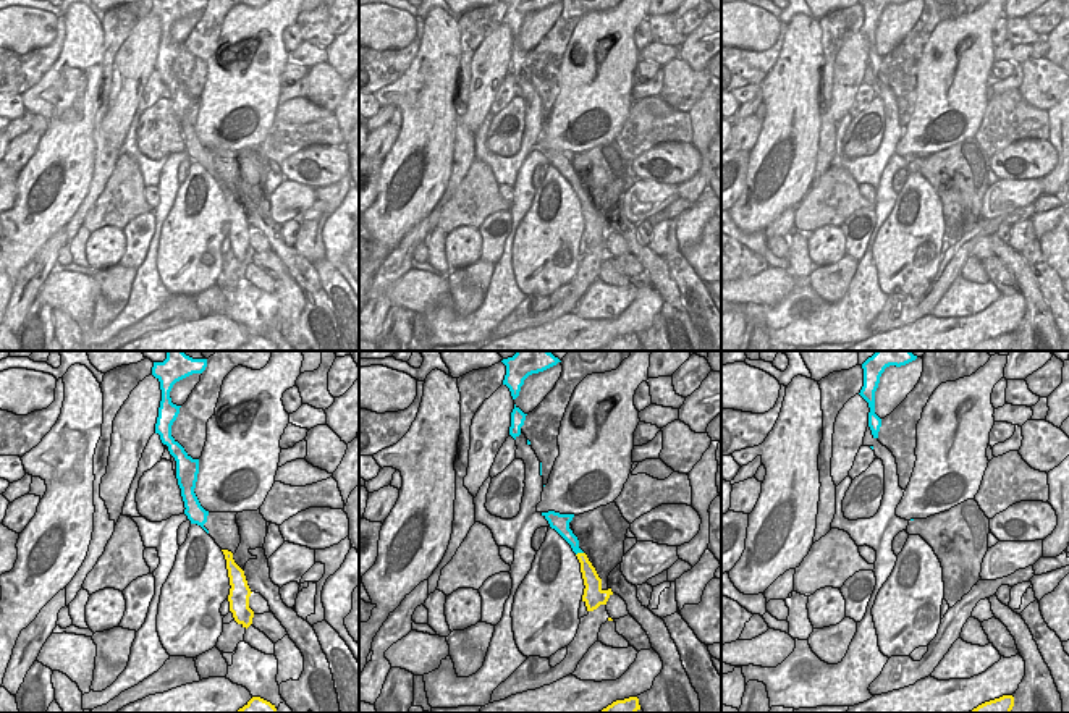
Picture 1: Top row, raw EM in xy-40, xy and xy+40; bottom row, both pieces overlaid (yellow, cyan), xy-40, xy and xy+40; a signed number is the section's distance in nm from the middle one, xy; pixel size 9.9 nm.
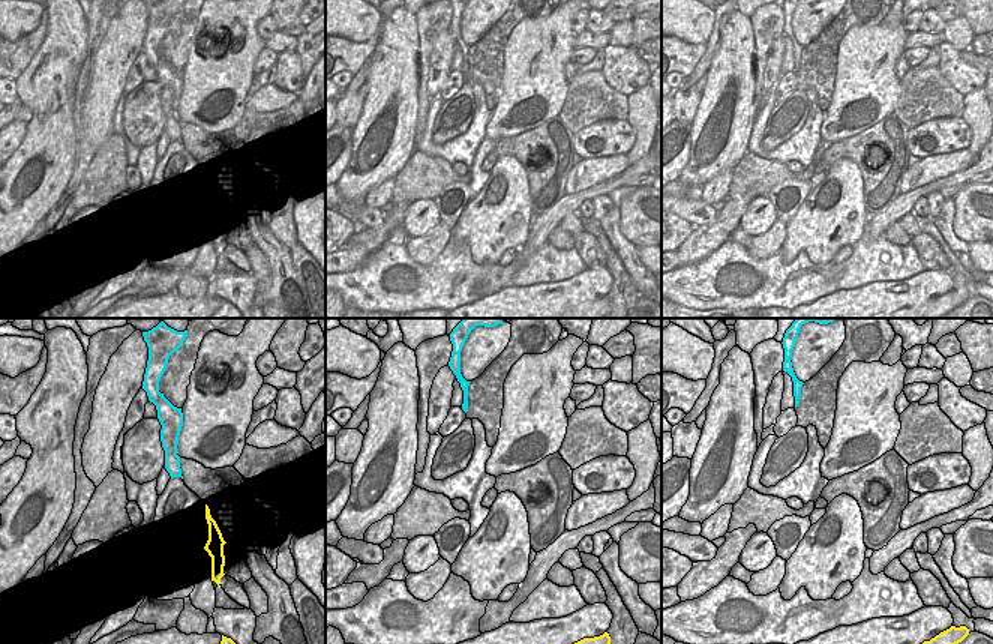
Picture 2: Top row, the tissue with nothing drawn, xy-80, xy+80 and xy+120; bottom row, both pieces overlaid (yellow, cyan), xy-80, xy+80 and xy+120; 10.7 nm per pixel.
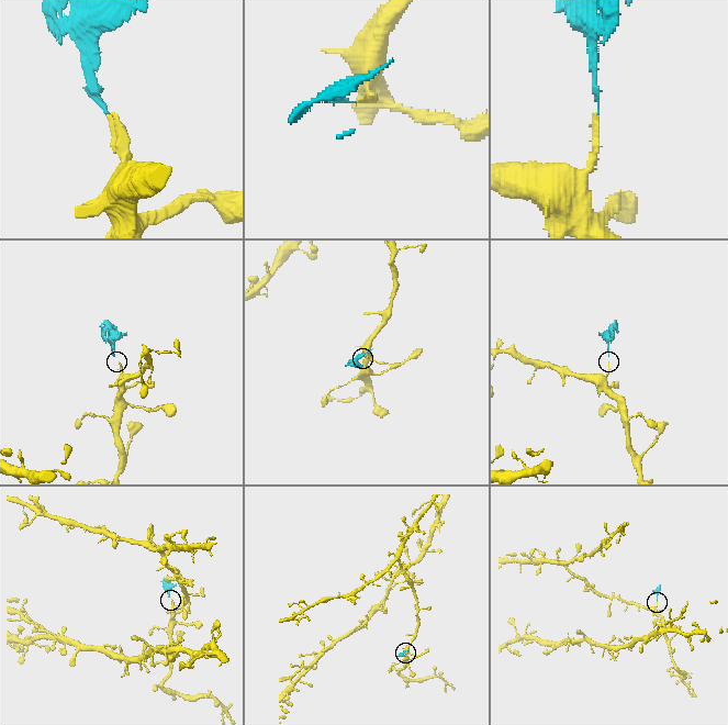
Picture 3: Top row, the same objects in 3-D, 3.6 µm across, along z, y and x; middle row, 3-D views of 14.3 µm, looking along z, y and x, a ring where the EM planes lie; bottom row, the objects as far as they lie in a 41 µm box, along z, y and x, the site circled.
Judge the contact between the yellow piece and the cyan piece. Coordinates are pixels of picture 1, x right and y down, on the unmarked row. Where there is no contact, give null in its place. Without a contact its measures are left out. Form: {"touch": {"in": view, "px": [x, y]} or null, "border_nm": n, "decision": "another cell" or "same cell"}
{"touch": {"in": "xy", "px": [579, 191]}, "border_nm": 90, "decision": "another cell"}

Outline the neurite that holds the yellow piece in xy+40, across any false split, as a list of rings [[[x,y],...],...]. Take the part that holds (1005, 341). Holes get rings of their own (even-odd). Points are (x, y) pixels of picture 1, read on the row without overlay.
[[[1003,333],[999,336],[978,343],[969,351],[1011,351],[1012,344],[1014,344],[1014,335]]]

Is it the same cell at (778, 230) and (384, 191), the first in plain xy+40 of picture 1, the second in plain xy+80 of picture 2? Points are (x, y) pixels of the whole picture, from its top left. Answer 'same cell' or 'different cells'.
same cell

